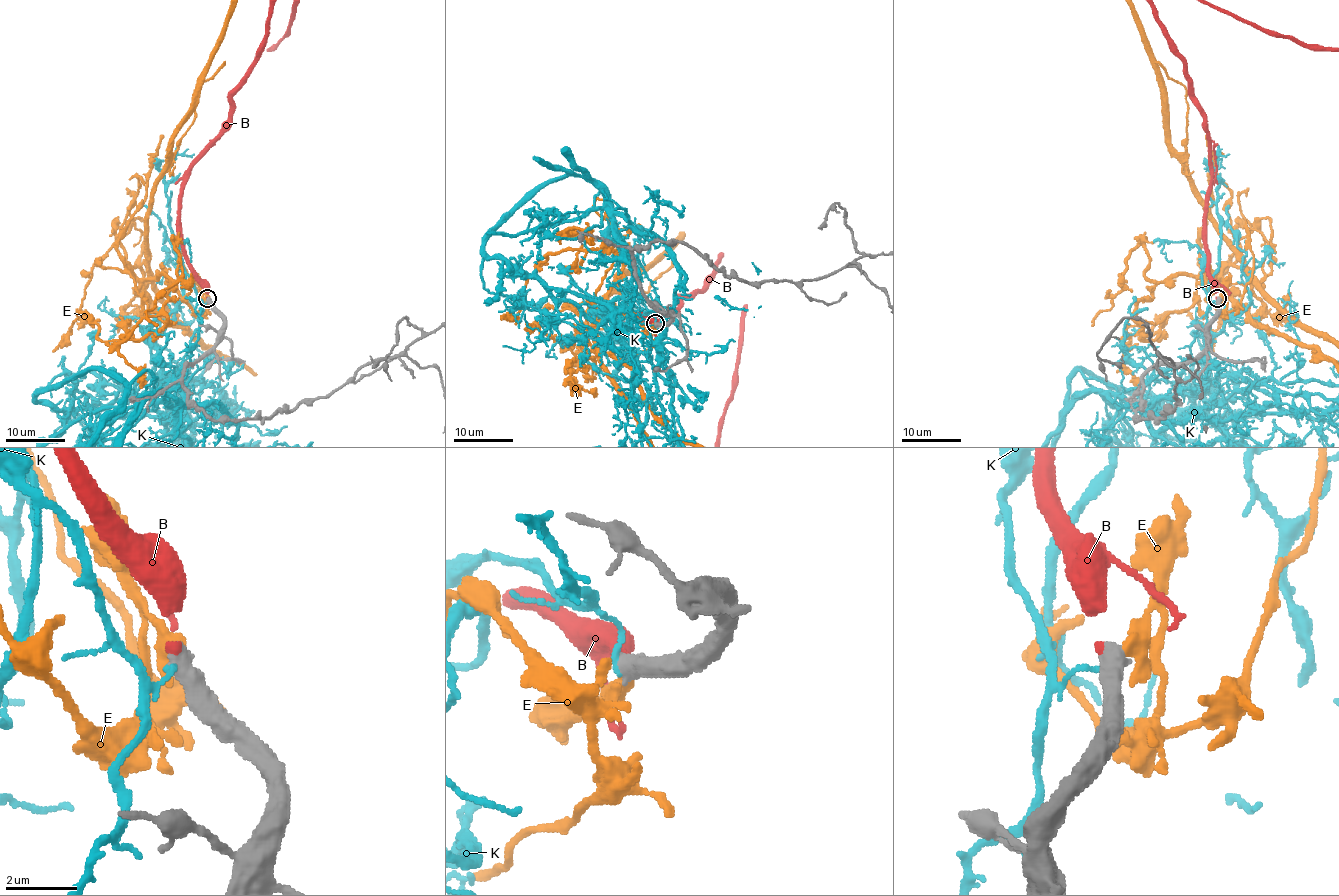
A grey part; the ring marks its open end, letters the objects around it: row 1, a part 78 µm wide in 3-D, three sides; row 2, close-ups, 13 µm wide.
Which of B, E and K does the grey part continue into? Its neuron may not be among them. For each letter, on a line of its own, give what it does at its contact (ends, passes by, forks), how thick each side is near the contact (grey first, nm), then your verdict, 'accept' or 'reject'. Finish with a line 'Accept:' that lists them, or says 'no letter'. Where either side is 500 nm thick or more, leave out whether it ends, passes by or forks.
B: 550 nm thick on the grey side, 200 nm on the other; accept
E: 600 nm thick on the grey side, 550 nm on the other; reject
K: 600 nm thick on the grey side, 140 nm on the other; reject
Accept: B

